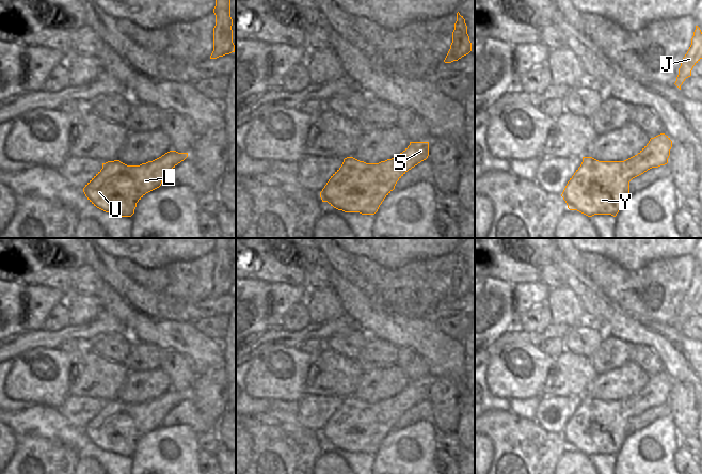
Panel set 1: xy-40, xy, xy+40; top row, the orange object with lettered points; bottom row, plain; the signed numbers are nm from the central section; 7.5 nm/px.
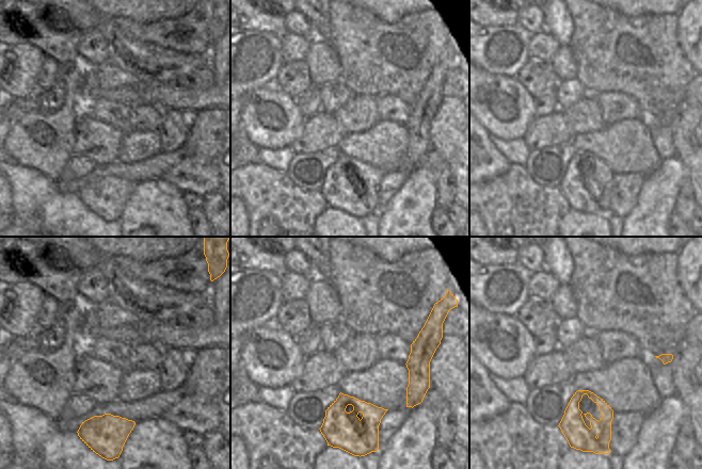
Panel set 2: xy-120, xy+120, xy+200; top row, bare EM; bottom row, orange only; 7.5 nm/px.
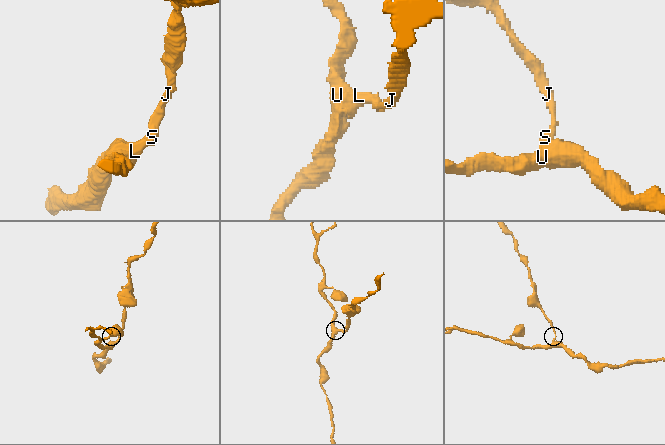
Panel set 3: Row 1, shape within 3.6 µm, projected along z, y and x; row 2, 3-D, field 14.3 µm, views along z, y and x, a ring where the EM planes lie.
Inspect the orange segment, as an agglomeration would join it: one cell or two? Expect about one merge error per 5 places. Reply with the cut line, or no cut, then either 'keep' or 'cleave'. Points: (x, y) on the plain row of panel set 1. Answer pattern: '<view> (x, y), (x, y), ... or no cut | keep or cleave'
no cut | keep

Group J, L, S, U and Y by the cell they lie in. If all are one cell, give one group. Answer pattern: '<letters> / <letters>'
J L S U Y

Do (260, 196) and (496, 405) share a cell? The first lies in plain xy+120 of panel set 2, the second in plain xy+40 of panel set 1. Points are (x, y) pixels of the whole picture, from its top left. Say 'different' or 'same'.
different

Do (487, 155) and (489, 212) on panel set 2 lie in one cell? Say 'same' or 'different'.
different

